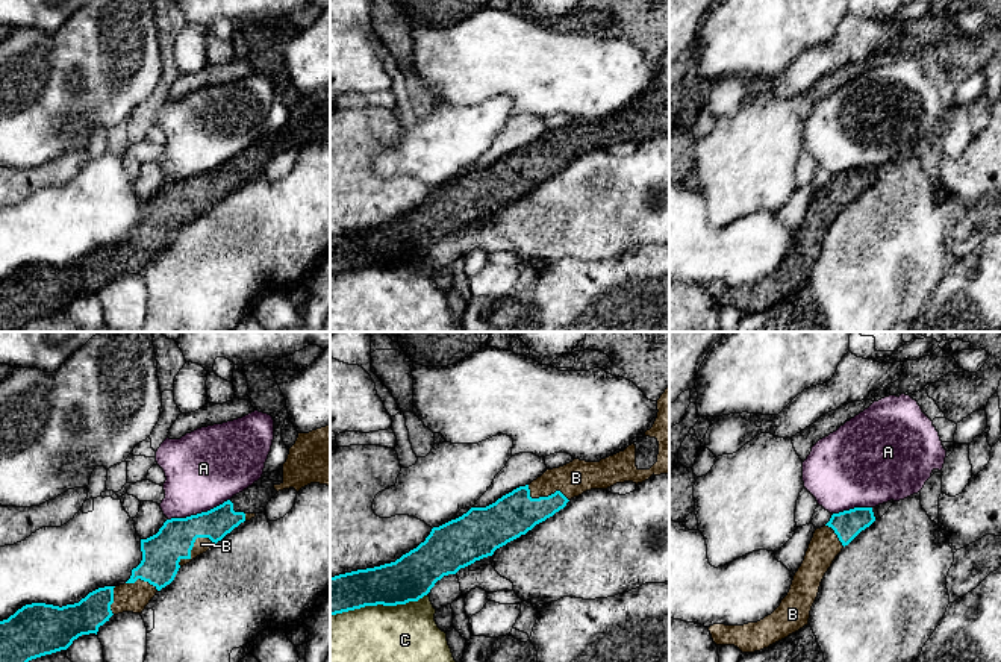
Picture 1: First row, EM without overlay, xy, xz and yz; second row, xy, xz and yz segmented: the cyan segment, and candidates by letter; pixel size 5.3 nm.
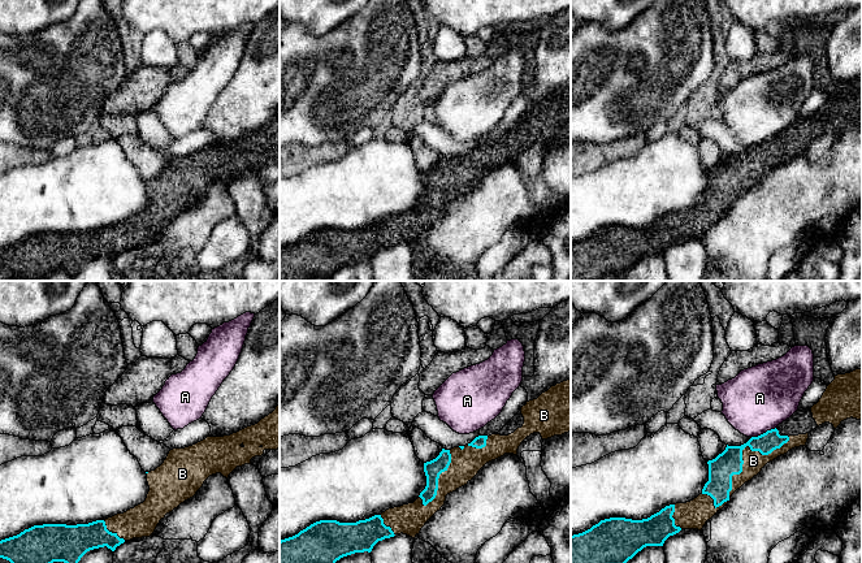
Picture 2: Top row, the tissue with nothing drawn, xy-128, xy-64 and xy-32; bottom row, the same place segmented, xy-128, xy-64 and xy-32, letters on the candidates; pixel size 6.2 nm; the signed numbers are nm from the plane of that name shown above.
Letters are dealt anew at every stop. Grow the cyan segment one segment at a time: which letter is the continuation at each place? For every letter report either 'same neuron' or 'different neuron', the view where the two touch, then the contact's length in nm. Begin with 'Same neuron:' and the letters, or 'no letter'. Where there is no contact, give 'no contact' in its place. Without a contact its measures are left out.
Same neuron: B
A: different neuron; meets cyan in xy; contact 340 nm long
B: same neuron; meets cyan in xy; contact 220 nm long
C: different neuron; meets cyan in xz; contact 550 nm long

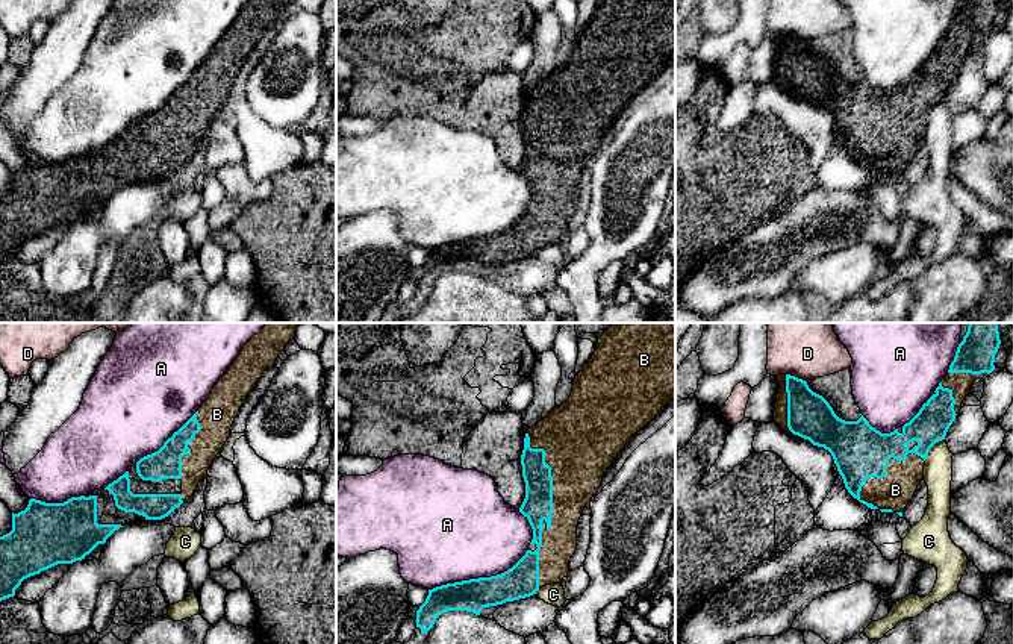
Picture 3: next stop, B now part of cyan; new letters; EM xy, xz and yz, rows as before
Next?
Same neuron: B
A: different neuron; meets cyan in xz; contact 550 nm long
B: same neuron; meets cyan in xz; contact 850 nm long
C: different neuron; meets cyan in yz; contact 160 nm long
D: different neuron; meets cyan in yz; contact 120 nm long

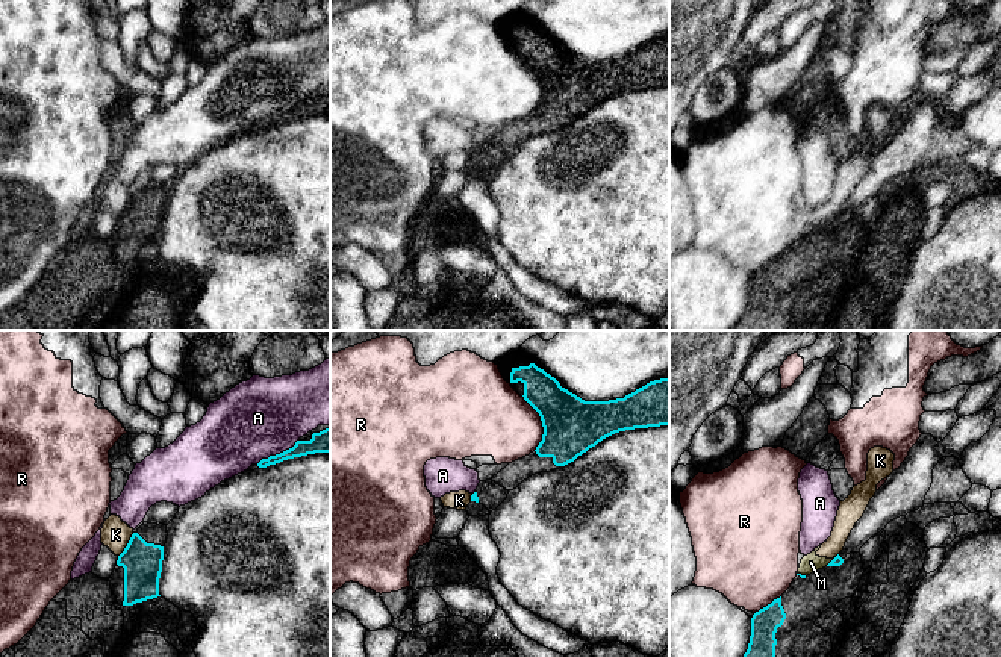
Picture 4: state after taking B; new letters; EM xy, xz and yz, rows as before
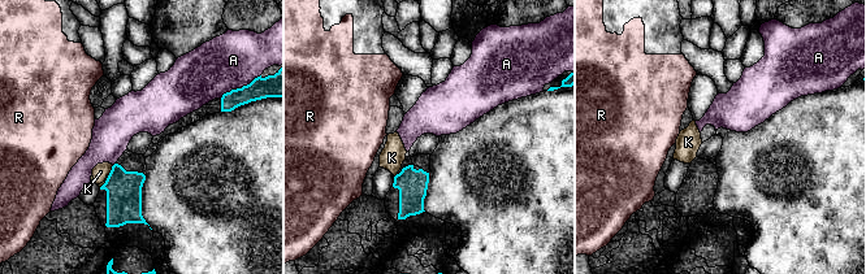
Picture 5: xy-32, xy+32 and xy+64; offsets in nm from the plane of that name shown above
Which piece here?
Same neuron: no letter
A: different neuron; meets cyan in xy; contact 260 nm long
K: different neuron; meets cyan in xy; contact 150 nm long
M: different neuron; meets cyan in yz; contact 60 nm long
R: different neuron; meets cyan in xz; contact 300 nm long

